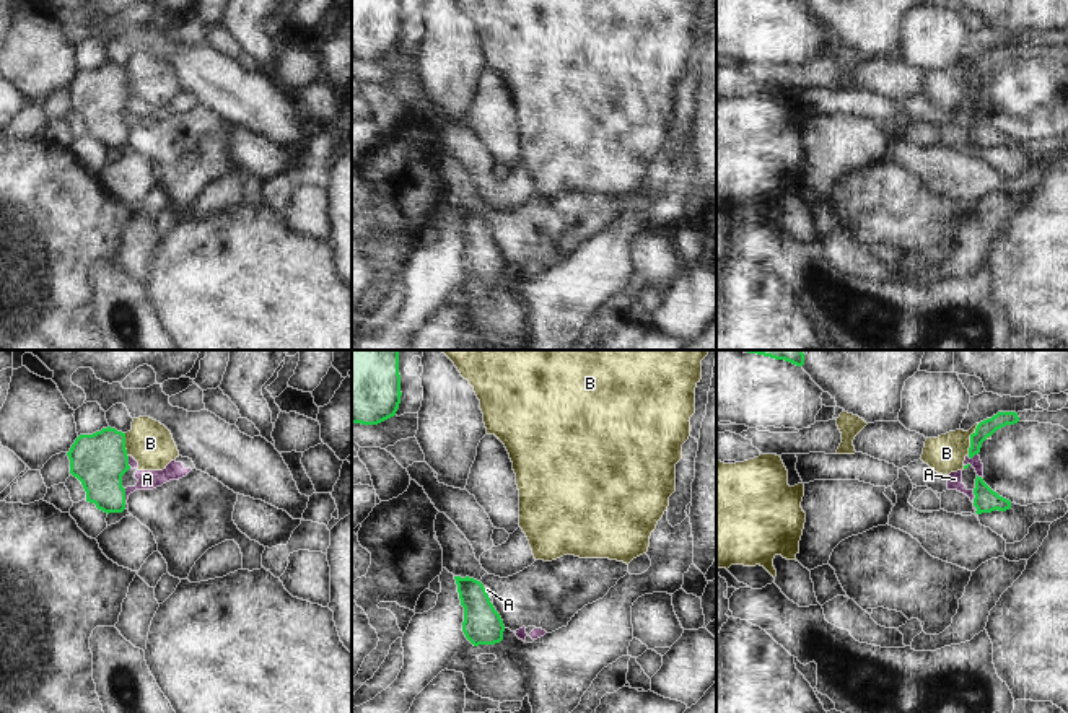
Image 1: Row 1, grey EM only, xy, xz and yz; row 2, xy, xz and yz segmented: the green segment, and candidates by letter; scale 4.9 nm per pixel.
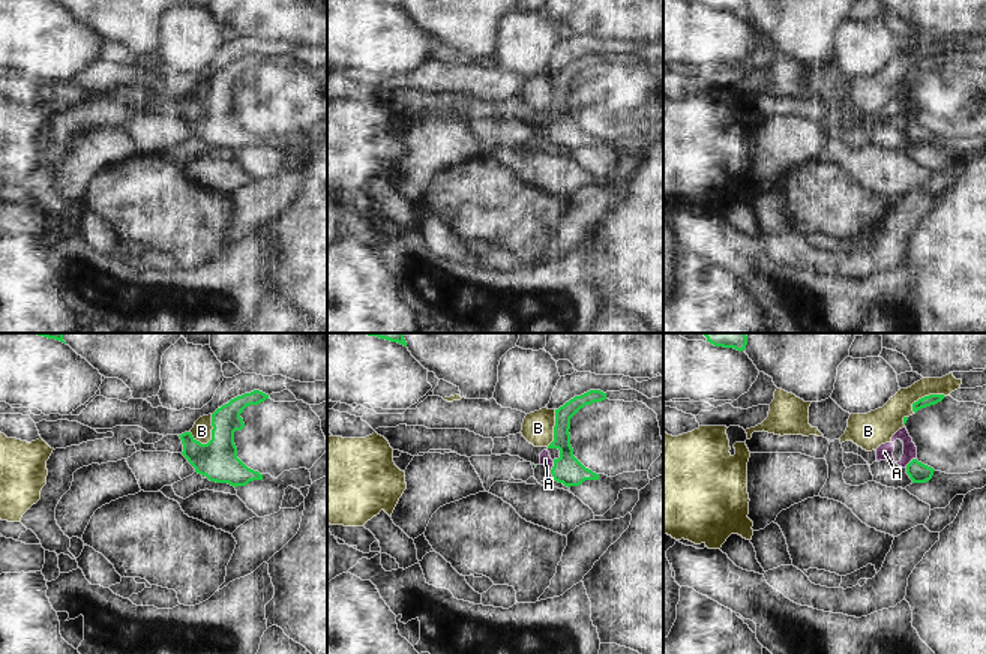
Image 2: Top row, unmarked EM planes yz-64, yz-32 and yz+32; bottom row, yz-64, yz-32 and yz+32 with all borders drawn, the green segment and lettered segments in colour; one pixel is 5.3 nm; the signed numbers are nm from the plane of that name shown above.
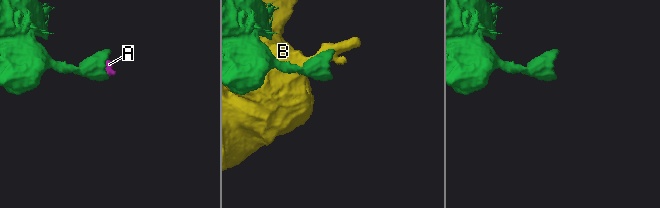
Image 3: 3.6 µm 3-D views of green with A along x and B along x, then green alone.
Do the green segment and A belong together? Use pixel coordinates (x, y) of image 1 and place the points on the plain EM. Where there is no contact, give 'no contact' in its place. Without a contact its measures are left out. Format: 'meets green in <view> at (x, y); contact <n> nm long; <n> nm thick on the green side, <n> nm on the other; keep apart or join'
meets green in xy at (124, 134); contact 100 nm long; 280 nm thick on the green side, 100 nm on the other; join

